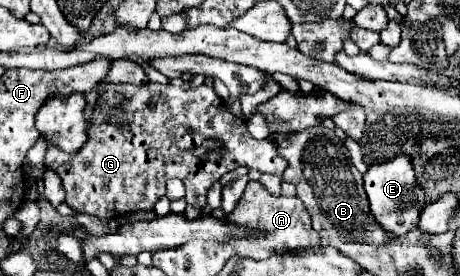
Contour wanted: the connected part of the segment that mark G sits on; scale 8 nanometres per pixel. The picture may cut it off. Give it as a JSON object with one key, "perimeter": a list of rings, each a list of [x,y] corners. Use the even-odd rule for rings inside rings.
{"perimeter":[[[148,82],[140,88],[140,94],[139,100],[125,96],[119,108],[97,106],[89,138],[77,156],[69,156],[55,146],[47,148],[47,168],[61,178],[67,192],[65,202],[75,212],[111,220],[113,214],[151,210],[165,196],[165,184],[171,178],[185,182],[187,202],[205,208],[209,188],[225,172],[239,166],[283,176],[287,160],[277,152],[275,142],[271,138],[253,140],[245,122],[227,110],[211,86],[183,90],[170,83]],[[185,128],[193,128],[193,134]]]}

